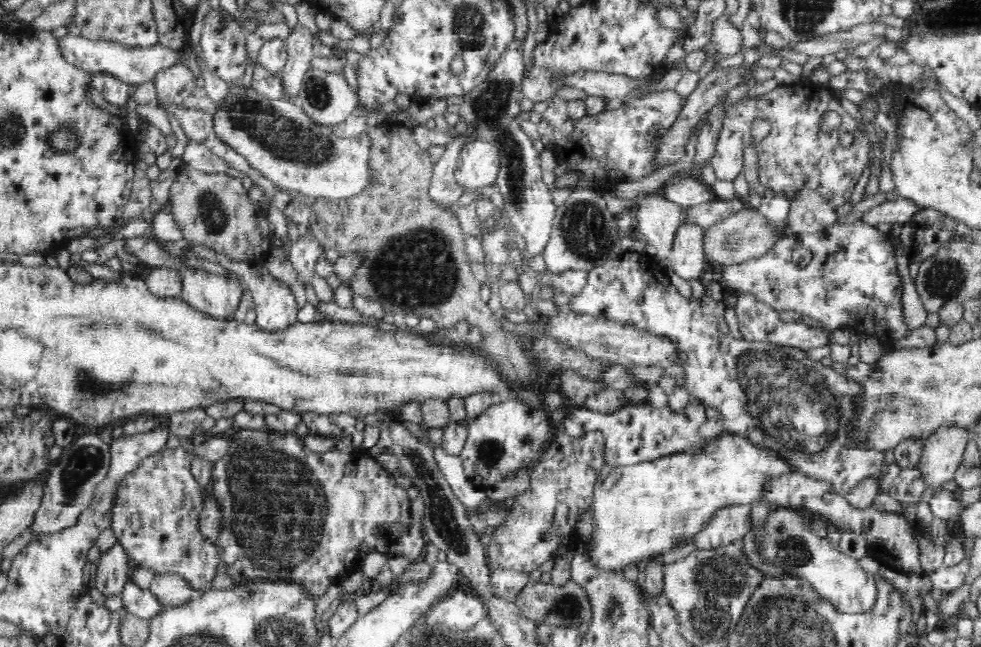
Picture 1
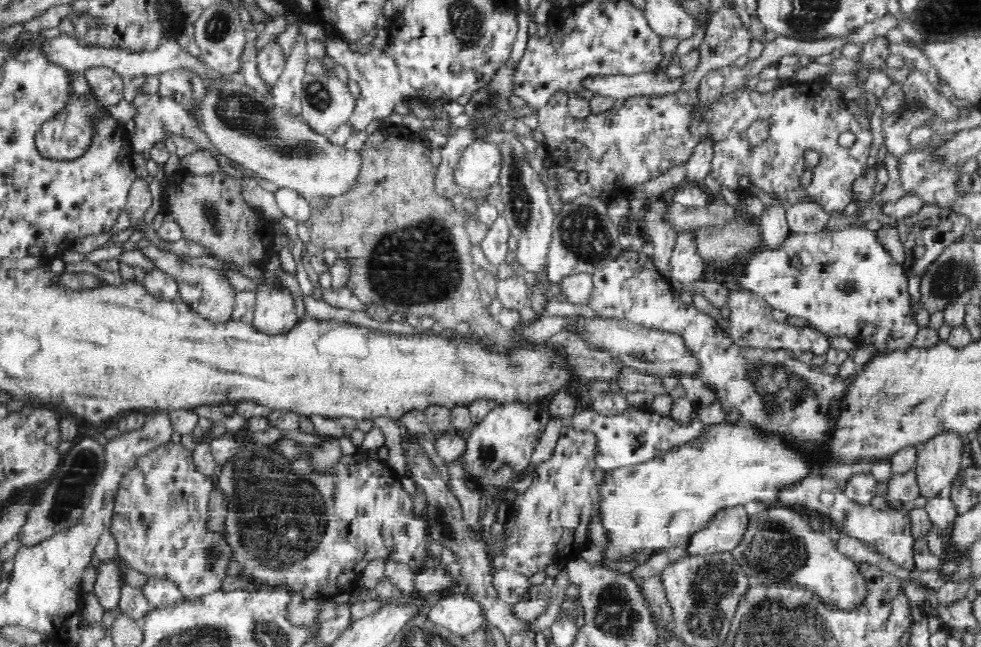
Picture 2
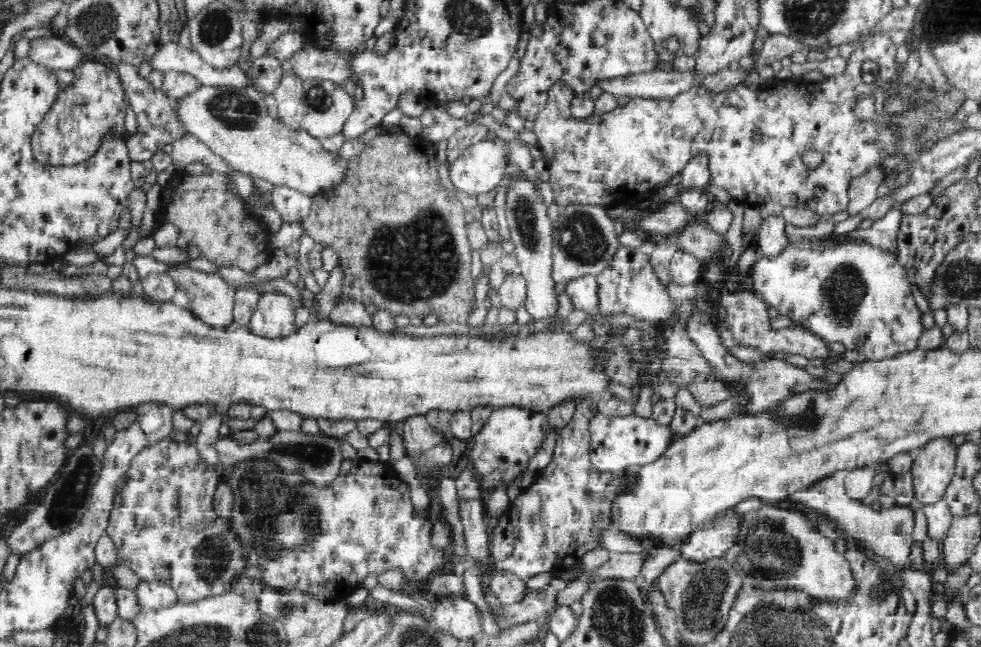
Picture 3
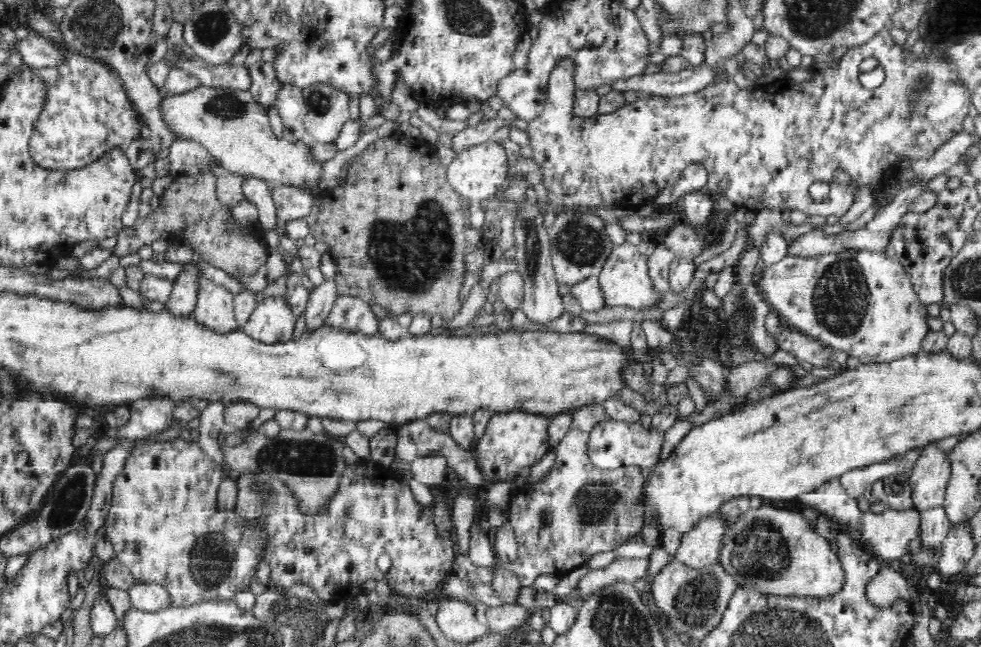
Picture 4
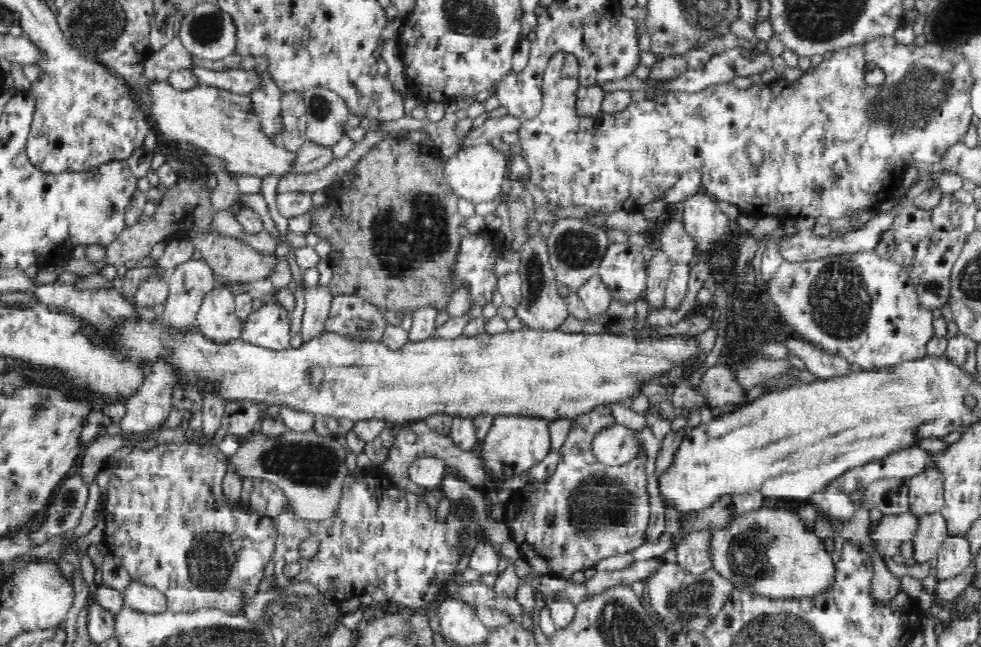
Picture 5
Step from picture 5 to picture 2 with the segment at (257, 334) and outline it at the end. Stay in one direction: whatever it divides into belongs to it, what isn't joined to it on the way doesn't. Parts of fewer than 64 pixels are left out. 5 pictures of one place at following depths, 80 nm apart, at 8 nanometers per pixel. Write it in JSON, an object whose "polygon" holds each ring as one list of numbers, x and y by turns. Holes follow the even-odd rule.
{"polygon":[[262,284,255,291,253,325,266,333,289,331,298,322,290,291,276,284]]}

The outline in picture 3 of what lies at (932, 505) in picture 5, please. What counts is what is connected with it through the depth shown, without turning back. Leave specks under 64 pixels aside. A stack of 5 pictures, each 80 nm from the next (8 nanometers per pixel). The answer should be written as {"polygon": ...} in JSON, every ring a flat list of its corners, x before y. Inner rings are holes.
{"polygon":[[952,437,934,438,915,450,911,466,915,499,922,504,934,504,944,498,956,472,958,446]]}

